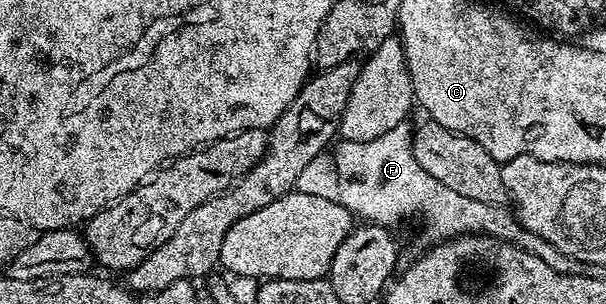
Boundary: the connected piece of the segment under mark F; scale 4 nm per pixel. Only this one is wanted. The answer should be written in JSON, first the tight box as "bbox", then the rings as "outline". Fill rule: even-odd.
{"bbox":[334,123,588,274],"outline":[[[402,123],[397,125],[397,129],[389,129],[389,133],[381,133],[381,137],[373,137],[373,141],[343,141],[338,144],[339,148],[334,148],[341,196],[356,195],[356,199],[349,203],[352,212],[384,215],[387,219],[411,219],[416,215],[424,223],[423,232],[419,235],[420,241],[427,243],[423,245],[454,239],[456,235],[482,233],[515,247],[524,247],[559,273],[588,274],[588,263],[561,253],[561,249],[557,249],[557,245],[549,245],[545,237],[537,237],[537,233],[525,229],[510,210],[506,211],[506,206],[461,197],[461,193],[445,189],[437,177],[429,177],[429,173],[417,165],[417,157],[411,148],[412,138],[412,128]]]}

